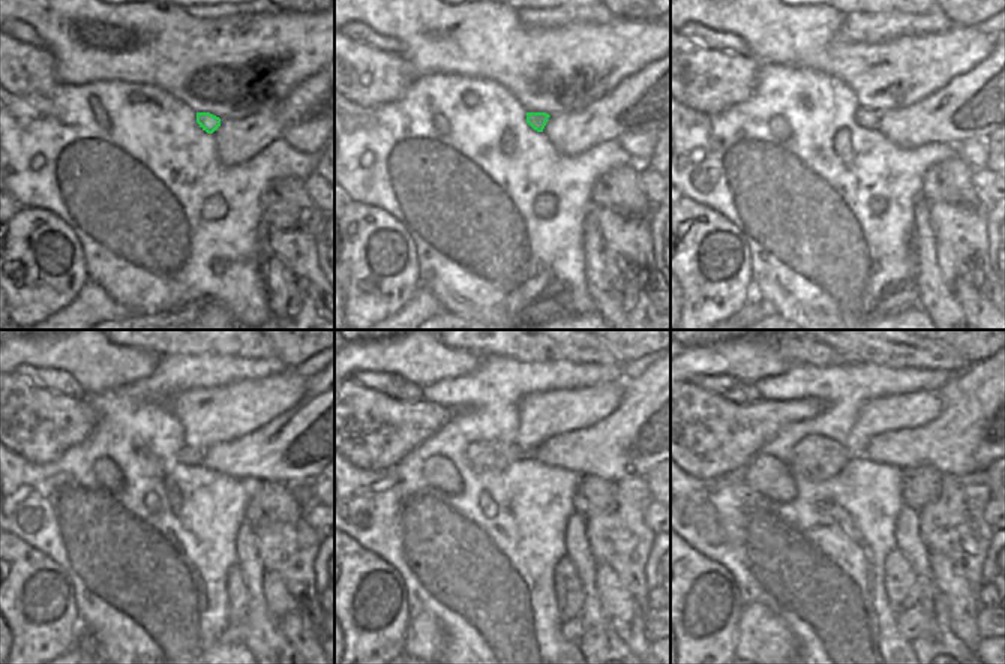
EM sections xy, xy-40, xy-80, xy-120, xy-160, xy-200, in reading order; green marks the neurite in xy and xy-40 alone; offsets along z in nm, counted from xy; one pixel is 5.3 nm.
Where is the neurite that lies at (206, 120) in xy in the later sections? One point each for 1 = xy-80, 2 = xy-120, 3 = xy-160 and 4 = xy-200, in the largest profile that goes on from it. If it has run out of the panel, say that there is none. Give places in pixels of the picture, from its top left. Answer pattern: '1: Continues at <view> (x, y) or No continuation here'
1: Continues at xy-80 (867, 119)
2: Continues at xy-120 (191, 456)
3: Continues at xy-160 (485, 456)
4: Continues at xy-200 (815, 457)

